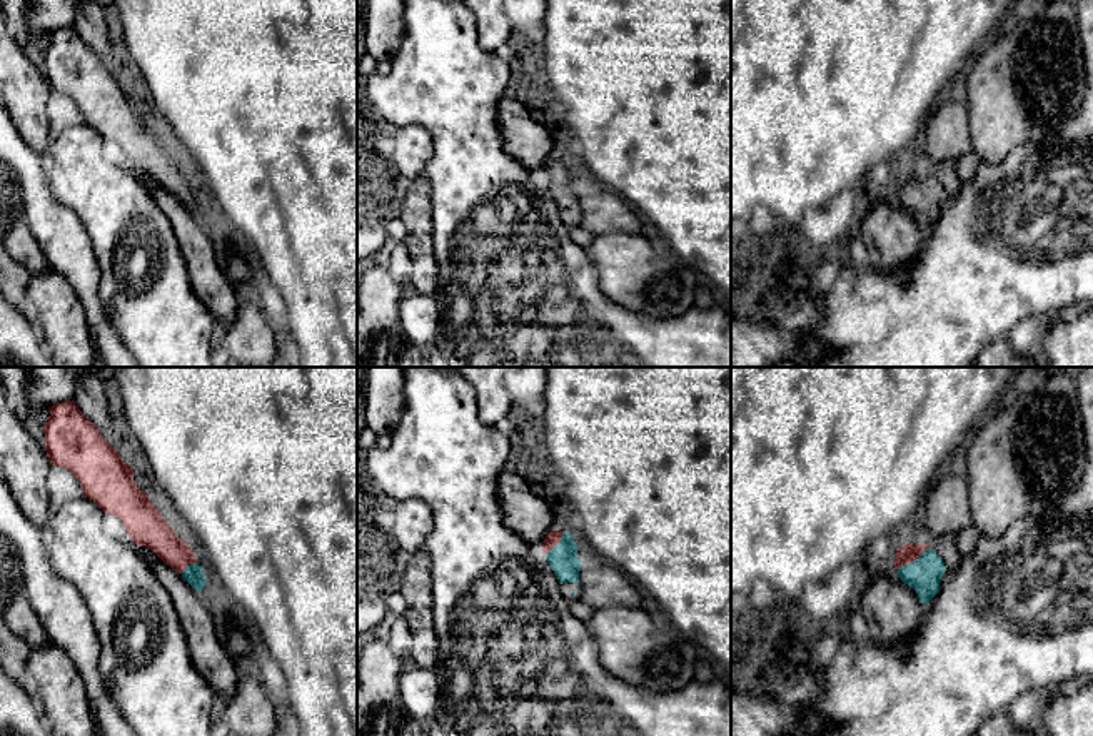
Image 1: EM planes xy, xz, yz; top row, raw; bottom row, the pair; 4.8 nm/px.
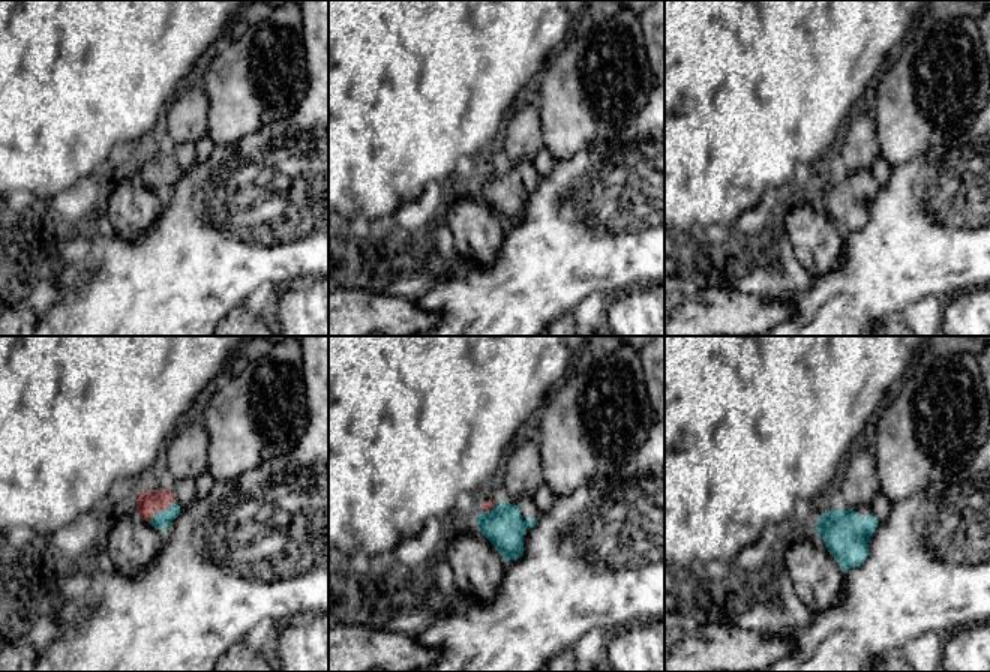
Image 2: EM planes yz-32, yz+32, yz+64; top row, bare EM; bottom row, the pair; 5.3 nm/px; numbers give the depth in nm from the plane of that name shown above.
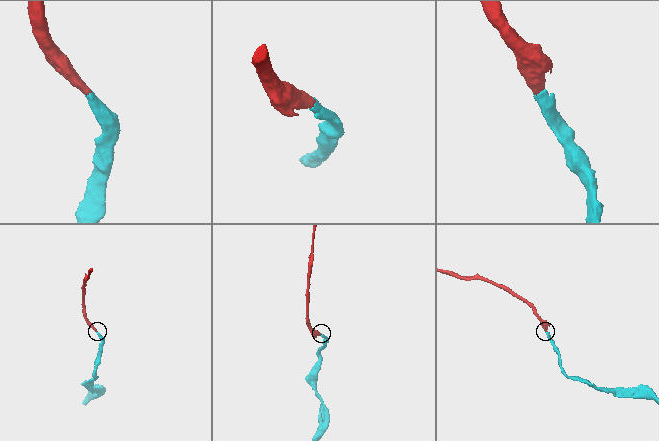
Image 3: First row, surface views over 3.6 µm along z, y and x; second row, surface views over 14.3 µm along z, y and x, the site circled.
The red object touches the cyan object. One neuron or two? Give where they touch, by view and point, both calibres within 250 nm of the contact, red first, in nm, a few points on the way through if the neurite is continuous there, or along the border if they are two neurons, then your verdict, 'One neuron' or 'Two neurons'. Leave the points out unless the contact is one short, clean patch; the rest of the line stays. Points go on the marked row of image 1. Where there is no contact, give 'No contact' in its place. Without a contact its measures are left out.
Touches red at yz (913, 559). Thickness 90 nm (red) against 160 nm. Path across: yz (908, 553), (913, 559), (923, 574). One neuron

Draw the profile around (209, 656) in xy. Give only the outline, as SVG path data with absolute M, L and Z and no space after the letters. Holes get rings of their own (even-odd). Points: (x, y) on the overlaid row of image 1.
M135 544L150 562L154 574L169 592L185 633L190 658L197 671L207 679L224 701L229 701L239 681L235 664L217 638L209 609L195 591L175 569L164 562L152 549Z

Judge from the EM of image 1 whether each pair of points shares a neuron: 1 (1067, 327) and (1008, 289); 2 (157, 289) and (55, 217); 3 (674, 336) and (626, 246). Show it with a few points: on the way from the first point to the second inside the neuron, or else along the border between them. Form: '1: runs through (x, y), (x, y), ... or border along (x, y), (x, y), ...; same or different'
1: border along (1075, 309), (1055, 317); different
2: border along (69, 209), (89, 237), (100, 281); different
3: border along (693, 306), (669, 317), (644, 317), (626, 311); different

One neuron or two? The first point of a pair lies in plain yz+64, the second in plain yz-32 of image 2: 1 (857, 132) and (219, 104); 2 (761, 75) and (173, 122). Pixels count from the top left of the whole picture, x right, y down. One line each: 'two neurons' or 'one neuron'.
1: two neurons
2: two neurons

